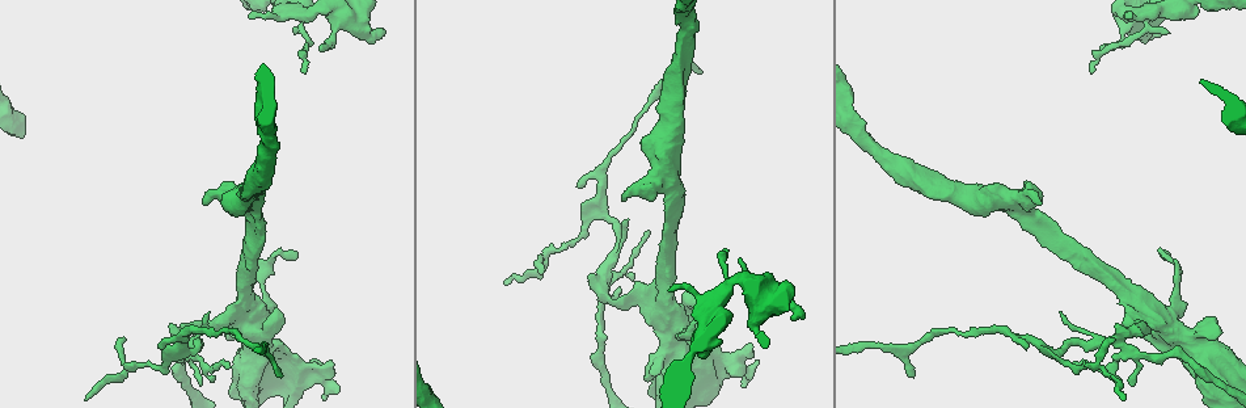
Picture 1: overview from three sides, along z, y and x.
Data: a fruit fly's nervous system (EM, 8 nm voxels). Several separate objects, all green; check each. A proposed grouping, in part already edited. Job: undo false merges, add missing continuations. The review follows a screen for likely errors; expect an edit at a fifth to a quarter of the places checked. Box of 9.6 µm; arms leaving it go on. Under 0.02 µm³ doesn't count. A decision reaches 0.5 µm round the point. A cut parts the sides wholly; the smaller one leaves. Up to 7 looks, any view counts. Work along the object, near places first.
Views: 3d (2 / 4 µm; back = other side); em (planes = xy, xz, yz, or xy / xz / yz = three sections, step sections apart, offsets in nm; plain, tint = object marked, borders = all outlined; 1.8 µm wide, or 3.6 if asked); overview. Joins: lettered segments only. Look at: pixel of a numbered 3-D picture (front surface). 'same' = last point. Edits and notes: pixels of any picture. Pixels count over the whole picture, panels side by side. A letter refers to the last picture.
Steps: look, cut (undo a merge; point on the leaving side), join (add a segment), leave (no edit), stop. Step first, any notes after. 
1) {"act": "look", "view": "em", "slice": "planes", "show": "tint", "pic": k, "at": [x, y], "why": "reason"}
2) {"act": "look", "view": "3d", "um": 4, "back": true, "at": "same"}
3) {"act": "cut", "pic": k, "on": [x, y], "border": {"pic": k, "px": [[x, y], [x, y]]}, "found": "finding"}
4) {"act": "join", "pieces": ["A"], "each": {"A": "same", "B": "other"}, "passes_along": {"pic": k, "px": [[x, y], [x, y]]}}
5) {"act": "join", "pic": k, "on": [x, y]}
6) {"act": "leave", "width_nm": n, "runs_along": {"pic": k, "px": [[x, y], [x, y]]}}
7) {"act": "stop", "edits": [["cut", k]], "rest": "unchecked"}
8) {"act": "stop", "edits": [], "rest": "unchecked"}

{"act": "look", "view": "3d", "um": 2, "pic": 1, "at": [699, 74], "why": "an open end"}

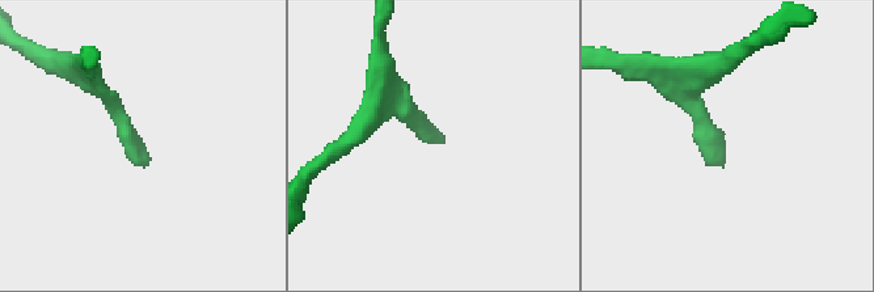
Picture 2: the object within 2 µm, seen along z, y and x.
{"act": "look", "view": "em", "slice": "planes", "show": "borders", "pic": 2, "at": [148, 160]}

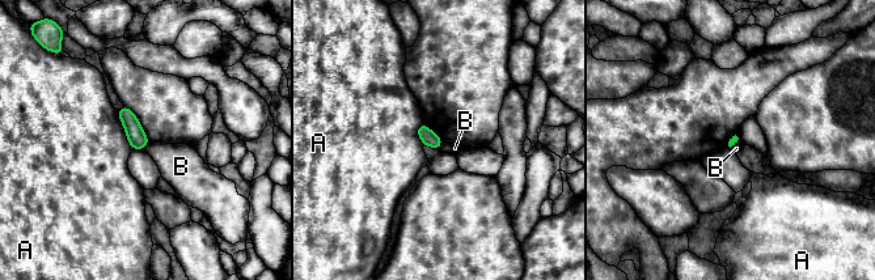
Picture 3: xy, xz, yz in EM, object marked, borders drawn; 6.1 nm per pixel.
{"act": "leave", "each": {"A": "other", "B": "other"}, "border": {"pic": 3, "px": [[149, 141], [143, 148]]}, "found": "no lettered segment goes on from it"}

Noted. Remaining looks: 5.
{"act": "look", "view": "em", "slice": "xy", "step": 4, "show": "tint", "pic": 1, "at": [1100, 49], "why": "free end"}

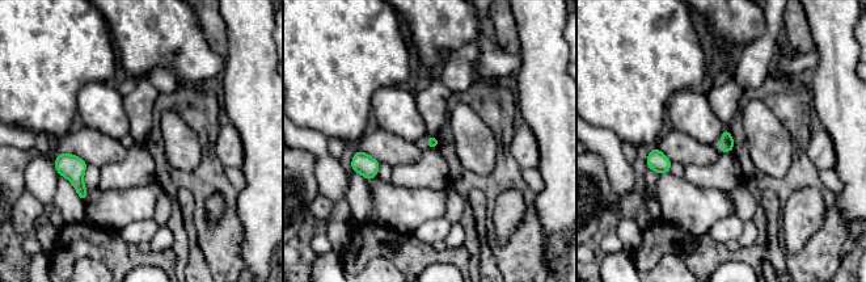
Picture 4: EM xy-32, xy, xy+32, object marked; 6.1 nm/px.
{"act": "look", "view": "em", "slice": "planes", "show": "borders", "at": "same"}

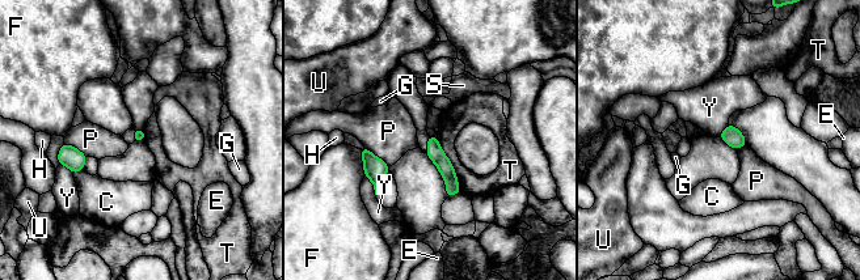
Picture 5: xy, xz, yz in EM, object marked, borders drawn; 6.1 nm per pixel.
{"act": "leave", "longest_contact_nm": ["T", 360], "each": {"C": "other", "E": "other", "F": "other", "G": "other", "H": "other", "P": "other", "S": "other", "T": "other", "U": "other", "Y": "other"}, "runs_along": {"pic": 5, "px": [[431, 140], [450, 177], [450, 192]]}, "found": "no lettered segment goes on from it"}

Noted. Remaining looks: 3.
{"act": "look", "view": "em", "slice": "xz", "step": 4, "show": "borders", "pic": 1, "at": [307, 366], "why": "closes a loop"}

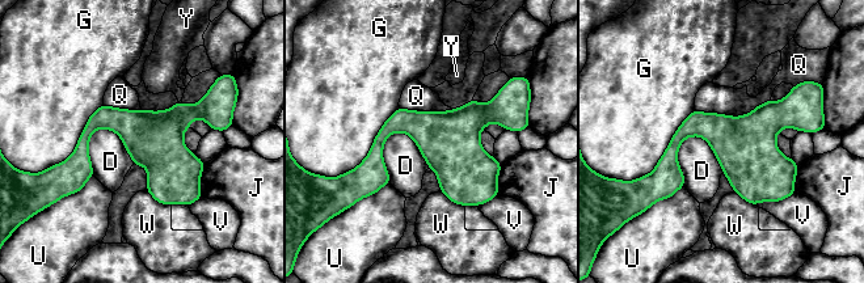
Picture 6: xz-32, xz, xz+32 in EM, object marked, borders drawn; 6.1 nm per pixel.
{"act": "leave", "width_nm": 360, "longest_contact_nm": ["G", 550], "each": {"D": "other", "G": "other", "J": "other", "Q": "other", "U": "other", "V": "other", "W": "other", "Y": "other"}, "found": "all the same cell"}

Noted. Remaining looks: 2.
{"act": "stop", "edits": [], "rest": "unchecked"}

